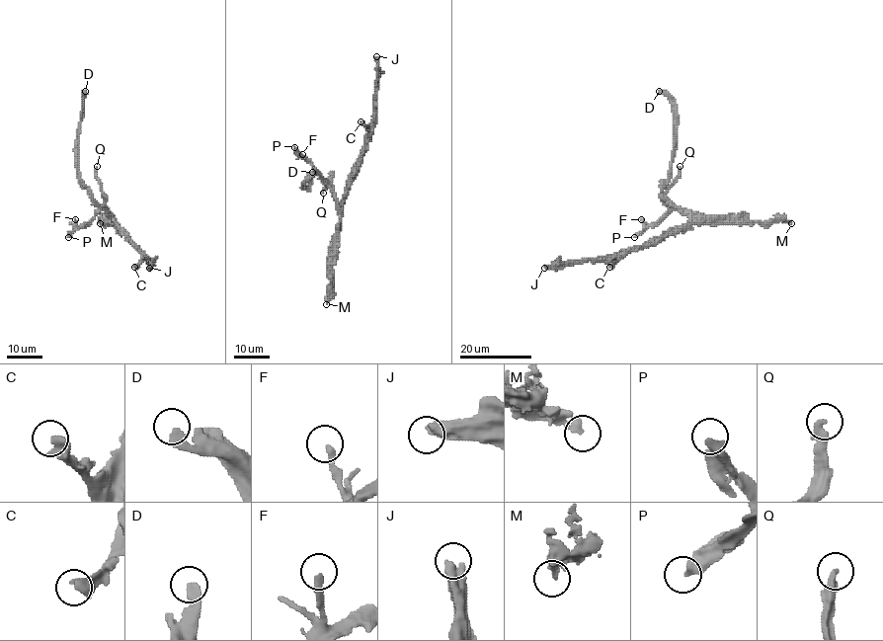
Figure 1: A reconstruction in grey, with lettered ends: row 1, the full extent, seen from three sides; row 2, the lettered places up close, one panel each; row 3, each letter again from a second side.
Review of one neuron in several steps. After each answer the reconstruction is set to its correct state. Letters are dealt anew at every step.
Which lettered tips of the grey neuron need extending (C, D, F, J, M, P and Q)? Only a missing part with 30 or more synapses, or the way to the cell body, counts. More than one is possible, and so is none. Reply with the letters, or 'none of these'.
J

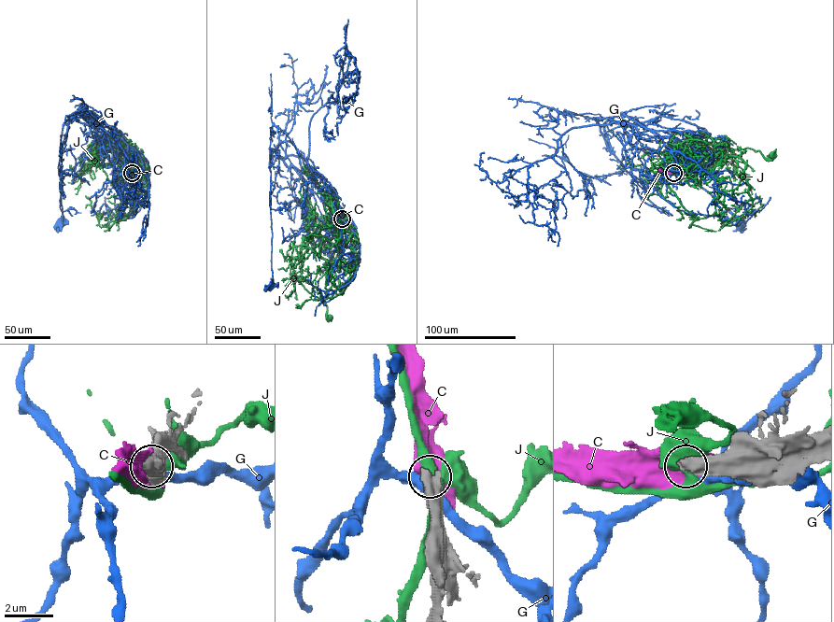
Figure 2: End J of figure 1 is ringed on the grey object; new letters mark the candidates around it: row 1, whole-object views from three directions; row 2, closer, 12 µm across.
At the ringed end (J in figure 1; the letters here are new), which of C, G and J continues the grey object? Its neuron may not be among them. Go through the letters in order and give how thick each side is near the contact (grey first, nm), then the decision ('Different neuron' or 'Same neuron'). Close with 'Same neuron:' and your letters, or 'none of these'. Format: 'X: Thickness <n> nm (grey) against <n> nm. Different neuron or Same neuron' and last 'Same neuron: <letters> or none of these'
C: Thickness 700 nm (grey) against 650 nm. Same neuron
G: Thickness 750 nm (grey) against 460 nm. Different neuron
J: Thickness 650 nm (grey) against 440 nm. Different neuron
Same neuron: C

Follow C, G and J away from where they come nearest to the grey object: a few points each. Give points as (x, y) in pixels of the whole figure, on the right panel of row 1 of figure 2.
C: (673, 173), (658, 169)
G: (674, 174), (658, 135), (621, 112), (605, 122), (629, 174), (691, 179), (741, 225)
J: (673, 173), (683, 172), (681, 180), (670, 184), (683, 185), (693, 167), (729, 149), (748, 148), (773, 156)

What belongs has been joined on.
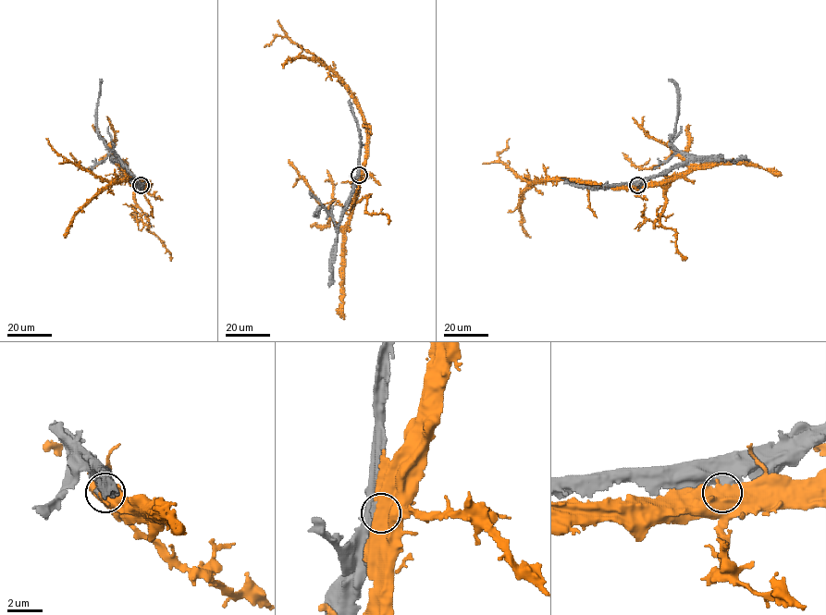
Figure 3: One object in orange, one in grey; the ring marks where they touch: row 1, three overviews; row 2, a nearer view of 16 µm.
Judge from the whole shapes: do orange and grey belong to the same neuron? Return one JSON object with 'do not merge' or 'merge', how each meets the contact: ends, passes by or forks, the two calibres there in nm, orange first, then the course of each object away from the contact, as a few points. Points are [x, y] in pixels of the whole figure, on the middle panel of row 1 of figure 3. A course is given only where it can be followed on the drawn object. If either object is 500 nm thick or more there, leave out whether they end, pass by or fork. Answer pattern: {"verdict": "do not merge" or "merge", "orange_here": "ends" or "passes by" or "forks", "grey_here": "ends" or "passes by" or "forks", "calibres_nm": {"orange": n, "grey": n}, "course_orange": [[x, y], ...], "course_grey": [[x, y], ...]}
{"verdict": "do not merge", "calibres_nm": {"orange": 1050, "grey": 750}, "course_orange": [[359, 175], [366, 158], [367, 129], [364, 116], [351, 92], [313, 55], [285, 36], [277, 35], [264, 47]], "course_grey": [[359, 175], [339, 226], [324, 207], [318, 207], [315, 215], [320, 206]]}

